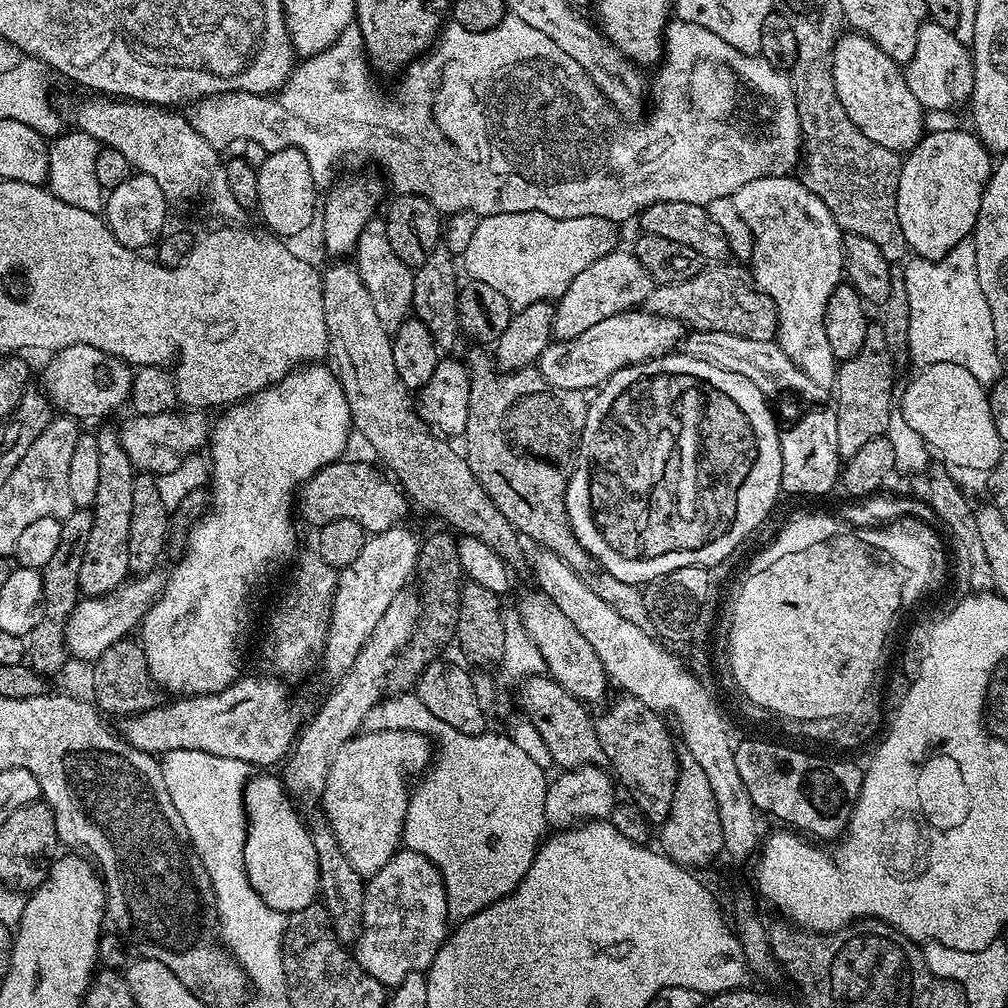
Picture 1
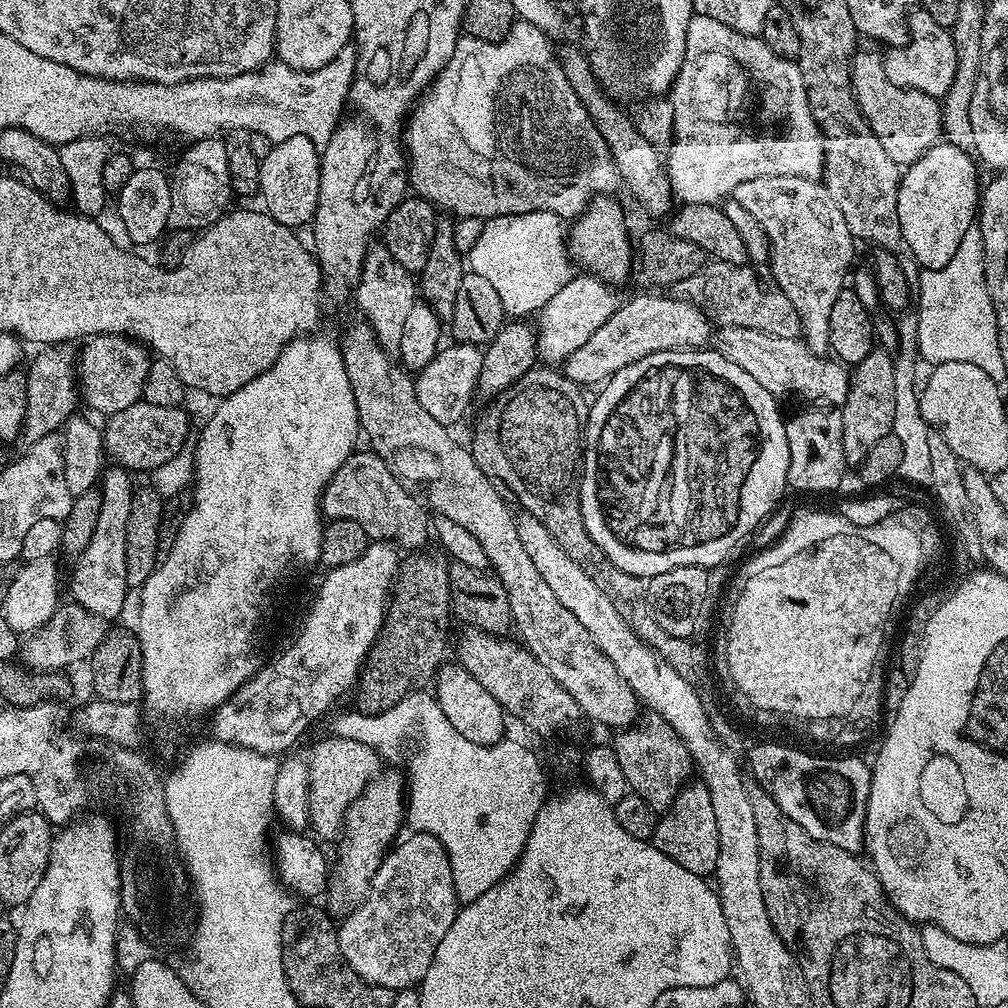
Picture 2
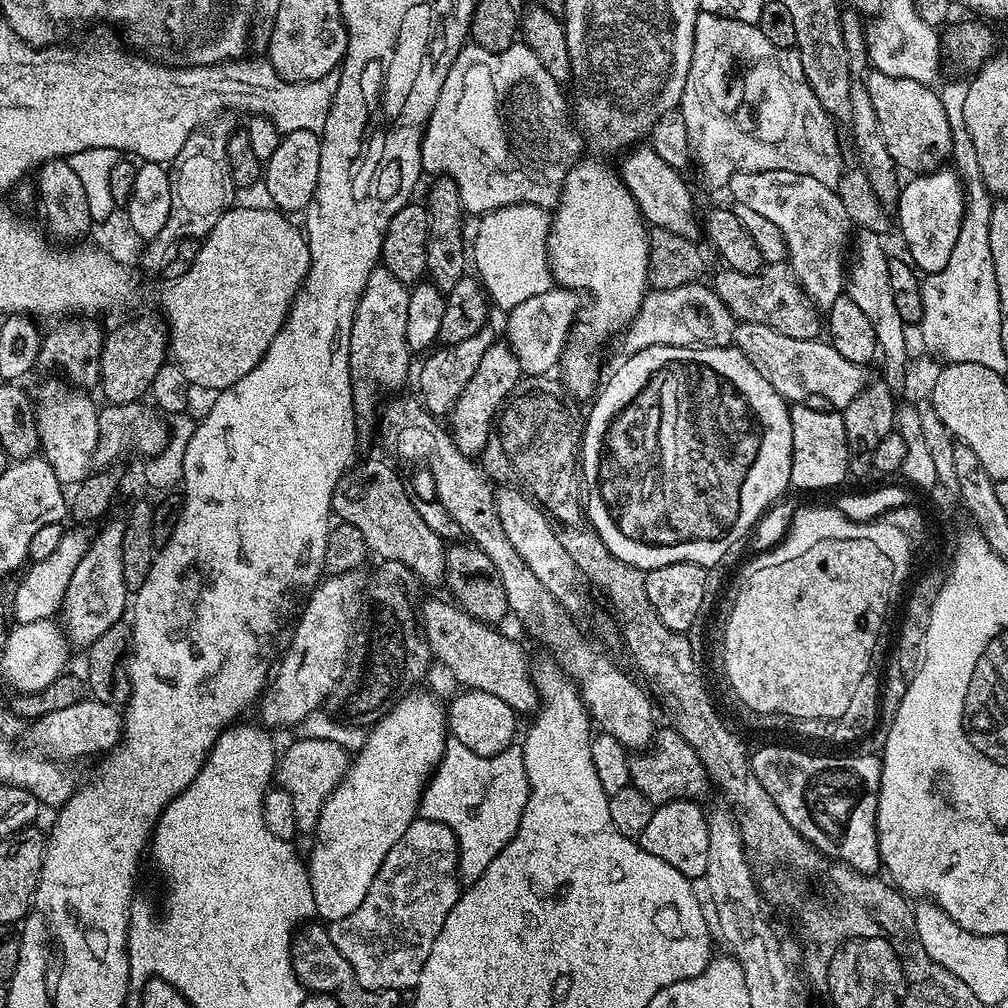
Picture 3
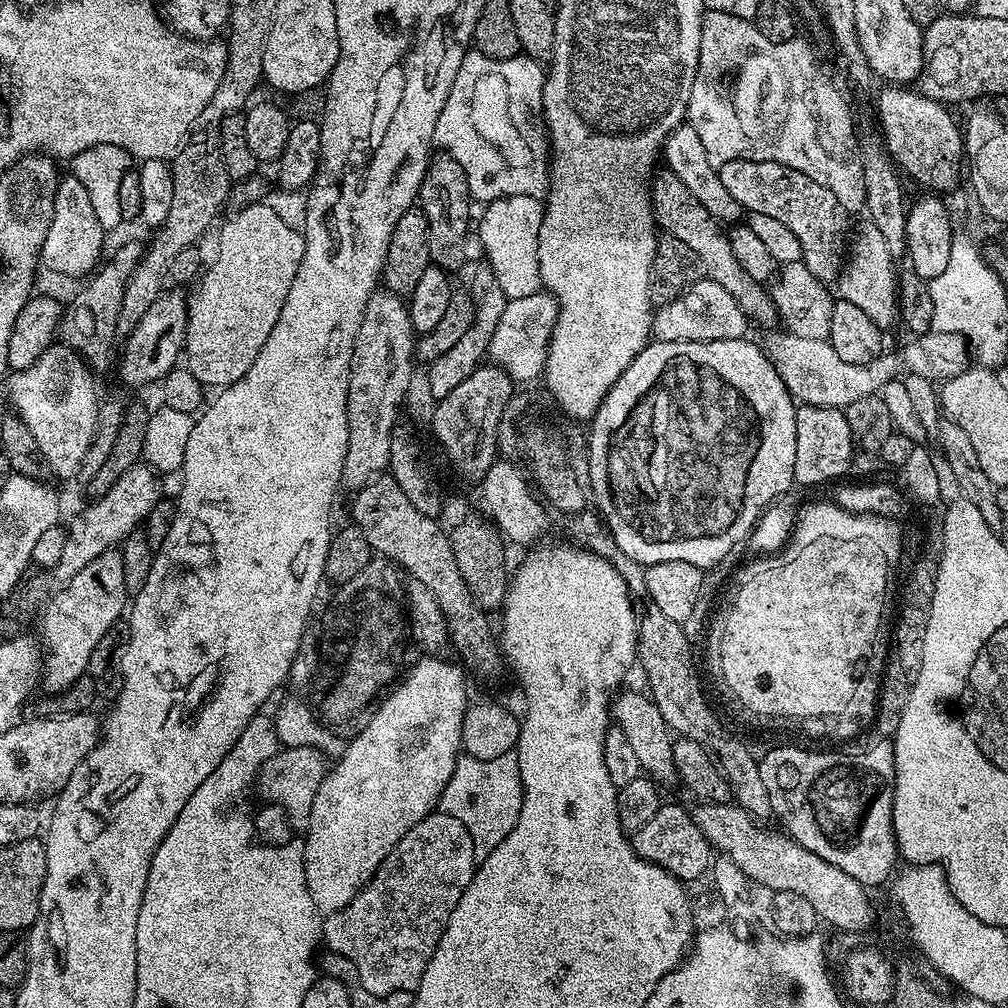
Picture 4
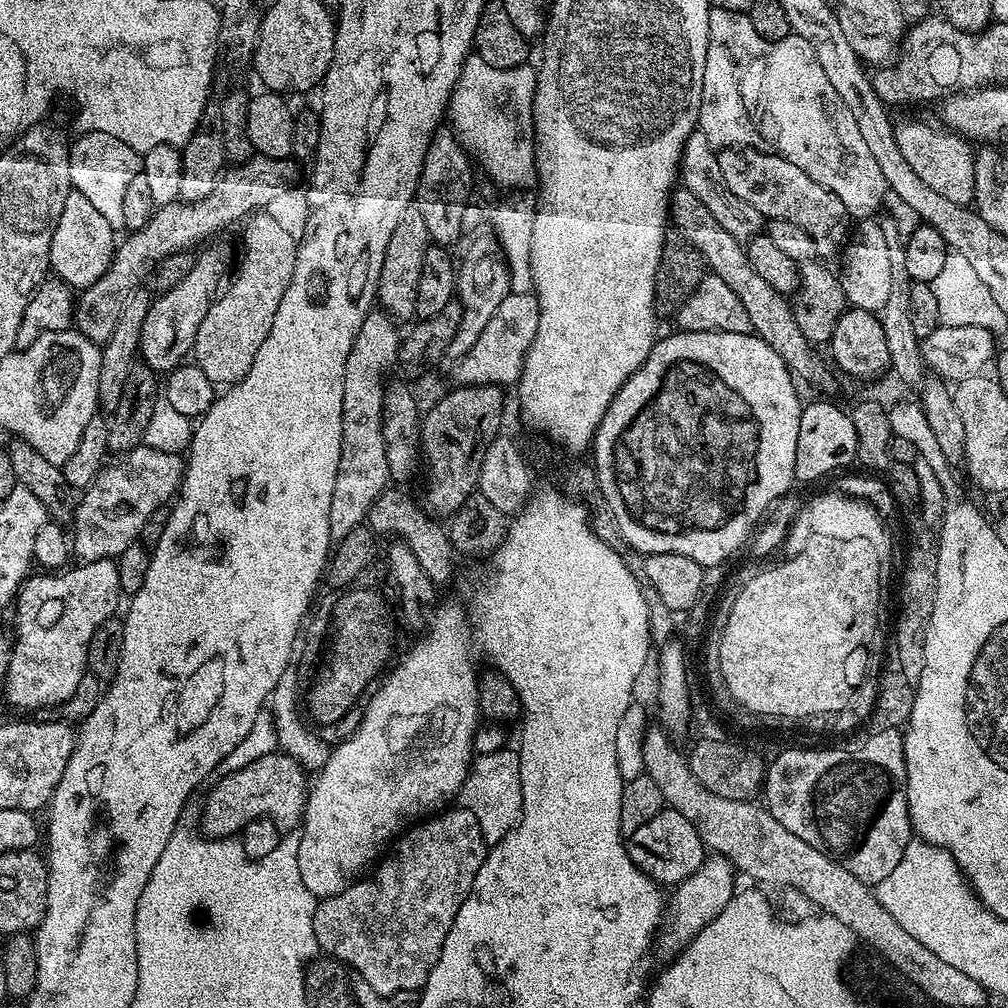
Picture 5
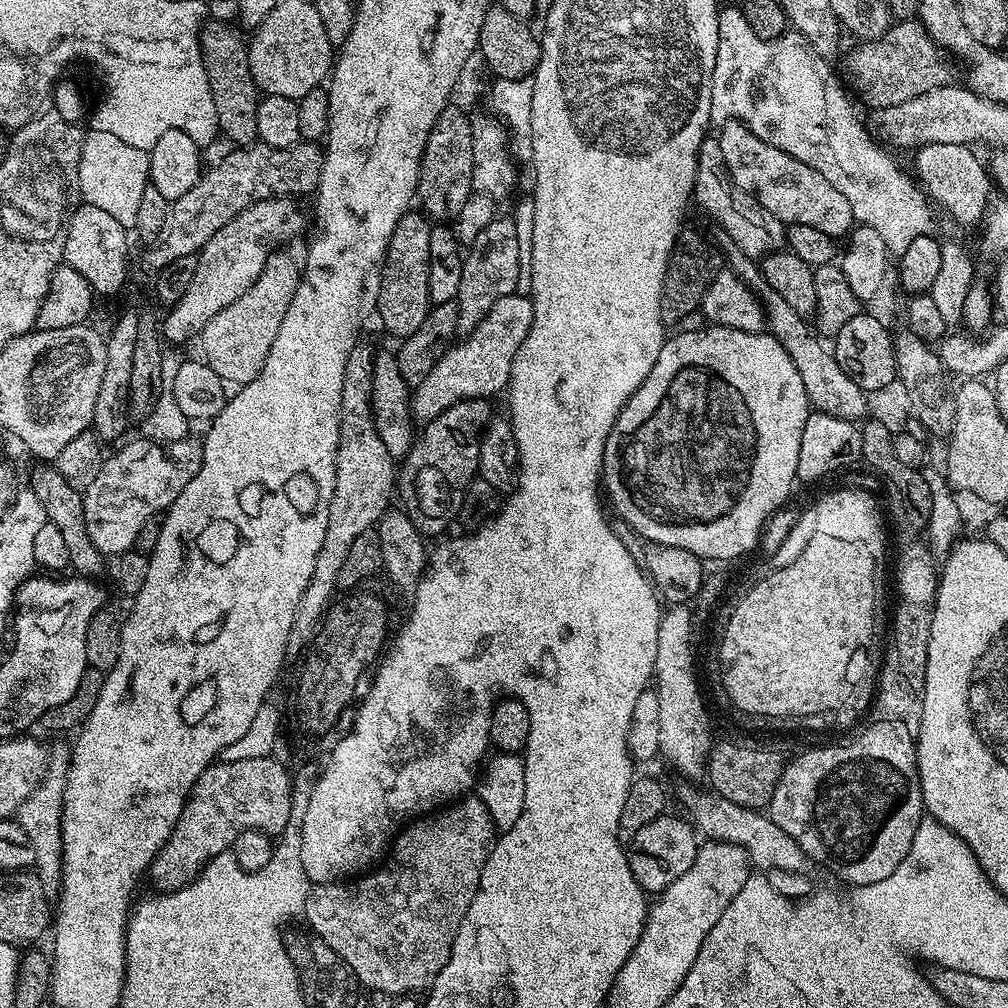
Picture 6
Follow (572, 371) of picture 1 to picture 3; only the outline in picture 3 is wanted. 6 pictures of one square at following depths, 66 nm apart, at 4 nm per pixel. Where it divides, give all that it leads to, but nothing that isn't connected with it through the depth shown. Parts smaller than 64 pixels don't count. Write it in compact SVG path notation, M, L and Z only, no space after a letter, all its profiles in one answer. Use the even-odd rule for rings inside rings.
M697 282L664 291L651 289L645 293L638 314L622 334L625 353L632 355L656 345L675 348L729 347L734 341L738 322L732 311L718 298L715 289L703 284Z

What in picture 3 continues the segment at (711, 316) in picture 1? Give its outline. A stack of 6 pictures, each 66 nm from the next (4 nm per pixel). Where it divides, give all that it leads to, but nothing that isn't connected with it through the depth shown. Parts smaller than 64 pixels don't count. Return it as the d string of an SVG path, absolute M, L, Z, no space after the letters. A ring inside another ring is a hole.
M787 263L765 264L756 274L738 274L730 267L725 267L723 271L717 274L714 289L737 321L757 320L789 338L815 340L821 335L821 313L802 291Z

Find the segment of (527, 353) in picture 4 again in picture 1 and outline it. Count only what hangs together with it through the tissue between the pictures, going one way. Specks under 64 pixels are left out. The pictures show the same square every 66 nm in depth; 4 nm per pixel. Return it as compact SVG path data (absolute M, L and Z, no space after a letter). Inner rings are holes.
M631 251L608 252L586 266L586 270L582 270L582 274L578 274L578 278L574 278L574 282L570 282L568 289L555 301L552 314L553 337L557 340L575 338L604 318L635 309L647 301L653 287L652 275Z

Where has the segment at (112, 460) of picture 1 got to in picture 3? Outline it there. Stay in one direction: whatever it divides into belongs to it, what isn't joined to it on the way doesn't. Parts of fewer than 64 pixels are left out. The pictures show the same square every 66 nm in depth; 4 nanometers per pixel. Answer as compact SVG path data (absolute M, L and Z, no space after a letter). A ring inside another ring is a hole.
M123 519L110 521L100 533L95 533L85 557L78 562L73 572L62 607L62 628L73 645L92 644L102 638L102 634L106 634L110 626L125 619L126 609L130 604L130 593L126 590L126 582L122 582L123 533Z

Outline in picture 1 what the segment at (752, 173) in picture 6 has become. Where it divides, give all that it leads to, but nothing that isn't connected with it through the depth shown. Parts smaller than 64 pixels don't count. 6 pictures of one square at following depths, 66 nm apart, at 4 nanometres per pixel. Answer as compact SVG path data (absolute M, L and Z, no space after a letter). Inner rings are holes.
M789 174L754 178L754 182L746 182L746 186L739 188L731 198L738 214L742 214L742 222L750 226L750 234L754 238L750 271L757 288L767 294L776 307L780 347L810 379L828 390L836 383L838 362L834 358L834 350L830 350L830 341L826 339L824 315L830 294L834 294L845 275L845 233L838 226L834 214L830 214L826 202L810 191L803 179L796 177L795 180L794 177Z

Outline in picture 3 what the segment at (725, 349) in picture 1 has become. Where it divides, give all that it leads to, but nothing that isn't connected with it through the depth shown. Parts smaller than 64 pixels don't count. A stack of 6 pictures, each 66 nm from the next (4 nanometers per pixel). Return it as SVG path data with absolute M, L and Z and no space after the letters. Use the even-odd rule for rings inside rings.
M755 320L741 321L737 325L733 343L740 352L746 354L747 360L754 368L774 386L774 390L792 404L803 403L806 399L820 398L828 402L829 407L843 410L868 384L867 369L863 365L847 361L842 354L834 350L830 342L818 338L815 340L789 338L780 331L774 331L770 326Z

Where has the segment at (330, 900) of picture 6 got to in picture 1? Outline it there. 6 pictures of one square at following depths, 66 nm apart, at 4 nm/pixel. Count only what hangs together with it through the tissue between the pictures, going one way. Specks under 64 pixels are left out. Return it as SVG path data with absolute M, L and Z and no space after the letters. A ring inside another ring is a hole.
M401 850L367 881L364 890L364 909L360 915L358 935L354 941L354 959L366 974L378 978L386 986L395 986L406 974L427 973L438 950L450 935L450 917L442 874L422 854Z

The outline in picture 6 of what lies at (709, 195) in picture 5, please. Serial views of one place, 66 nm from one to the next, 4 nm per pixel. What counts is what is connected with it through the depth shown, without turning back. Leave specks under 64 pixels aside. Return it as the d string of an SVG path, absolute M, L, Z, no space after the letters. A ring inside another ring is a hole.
M715 135L705 136L700 144L698 170L692 191L695 203L700 203L701 210L716 219L717 226L732 239L731 243L739 248L745 256L763 258L769 252L777 251L785 243L786 228L781 220L767 212L747 192L740 191L729 179L728 167L722 158L722 146Z

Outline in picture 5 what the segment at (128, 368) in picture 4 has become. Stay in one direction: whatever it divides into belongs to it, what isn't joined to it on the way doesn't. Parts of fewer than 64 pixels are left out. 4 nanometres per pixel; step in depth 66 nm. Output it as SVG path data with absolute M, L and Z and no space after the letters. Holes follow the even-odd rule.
M200 252L194 262L194 270L178 282L170 290L160 292L155 297L146 314L146 322L142 322L142 338L140 339L139 359L146 363L157 374L167 374L179 364L185 363L184 356L193 351L198 334L198 326L202 318L206 318L206 310L210 310L212 301L221 291L220 279L229 275L228 264L216 252Z

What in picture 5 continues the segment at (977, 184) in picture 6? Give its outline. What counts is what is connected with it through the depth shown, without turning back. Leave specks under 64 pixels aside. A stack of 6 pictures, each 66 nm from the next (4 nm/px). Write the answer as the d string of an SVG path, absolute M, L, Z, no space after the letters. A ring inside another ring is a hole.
M908 120L905 124L895 125L898 150L902 150L902 158L910 162L910 170L930 186L930 190L942 194L942 198L950 198L950 202L958 202L965 206L973 203L974 190L974 148L965 137L953 134L947 127L935 128L924 120Z

